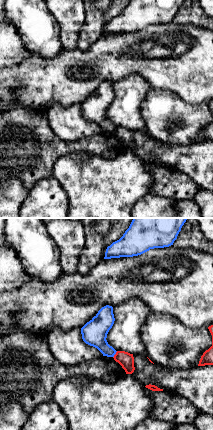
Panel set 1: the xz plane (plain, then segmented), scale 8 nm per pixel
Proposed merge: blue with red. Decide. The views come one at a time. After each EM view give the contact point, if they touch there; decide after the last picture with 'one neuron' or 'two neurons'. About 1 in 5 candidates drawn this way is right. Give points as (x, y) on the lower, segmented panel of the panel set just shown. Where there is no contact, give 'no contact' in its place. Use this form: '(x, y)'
(115, 353)

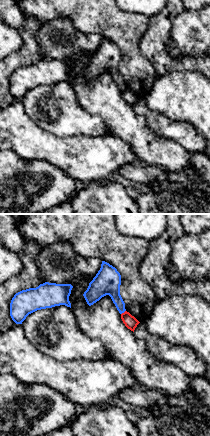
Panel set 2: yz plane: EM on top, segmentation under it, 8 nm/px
(123, 312)

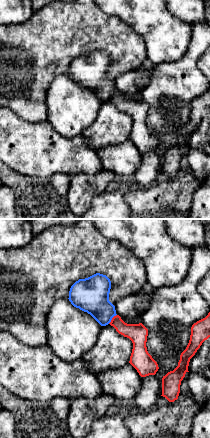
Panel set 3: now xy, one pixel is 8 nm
(111, 319)

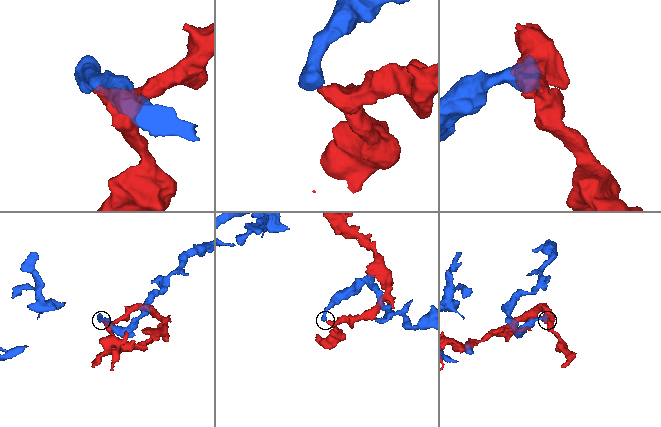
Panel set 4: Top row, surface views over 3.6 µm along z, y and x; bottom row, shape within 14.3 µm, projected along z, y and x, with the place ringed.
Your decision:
two neurons

